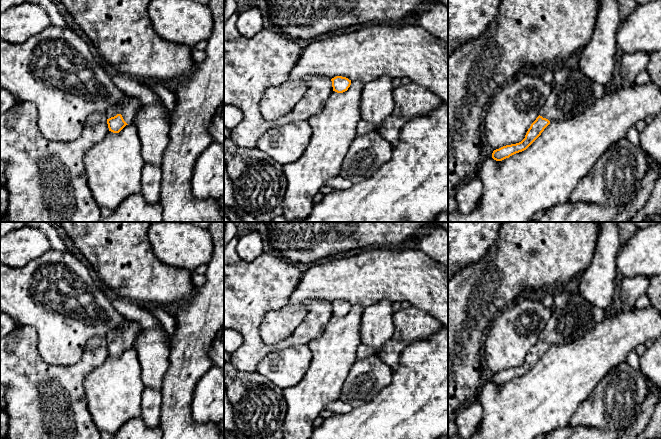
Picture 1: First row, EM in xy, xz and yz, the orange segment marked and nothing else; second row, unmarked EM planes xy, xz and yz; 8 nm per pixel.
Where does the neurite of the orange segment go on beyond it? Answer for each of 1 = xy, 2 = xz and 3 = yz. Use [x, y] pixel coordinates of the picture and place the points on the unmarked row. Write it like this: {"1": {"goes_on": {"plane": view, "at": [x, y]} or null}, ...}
{"1": {"goes_on": {"plane": "xy", "at": [128, 334]}}, "2": {"goes_on": null}, "3": {"goes_on": {"plane": "yz", "at": [569, 323]}}}

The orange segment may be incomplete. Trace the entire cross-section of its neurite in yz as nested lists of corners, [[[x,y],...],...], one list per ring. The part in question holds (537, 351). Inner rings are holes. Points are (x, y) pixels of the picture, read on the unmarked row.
[[[577,275],[565,285],[564,289],[571,294],[570,300],[563,307],[553,308],[549,321],[525,362],[519,367],[494,374],[492,377],[494,384],[502,385],[526,374],[552,345],[574,342],[603,321],[605,312],[588,303],[579,294],[580,281],[581,276]]]

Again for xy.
[[[132,321],[128,327],[112,330],[106,337],[109,355],[119,357],[126,349],[132,348],[141,325]]]

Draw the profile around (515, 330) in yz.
[[[525,295],[494,318],[485,338],[486,361],[494,373],[521,366],[539,340],[553,308],[543,305],[541,295]]]

